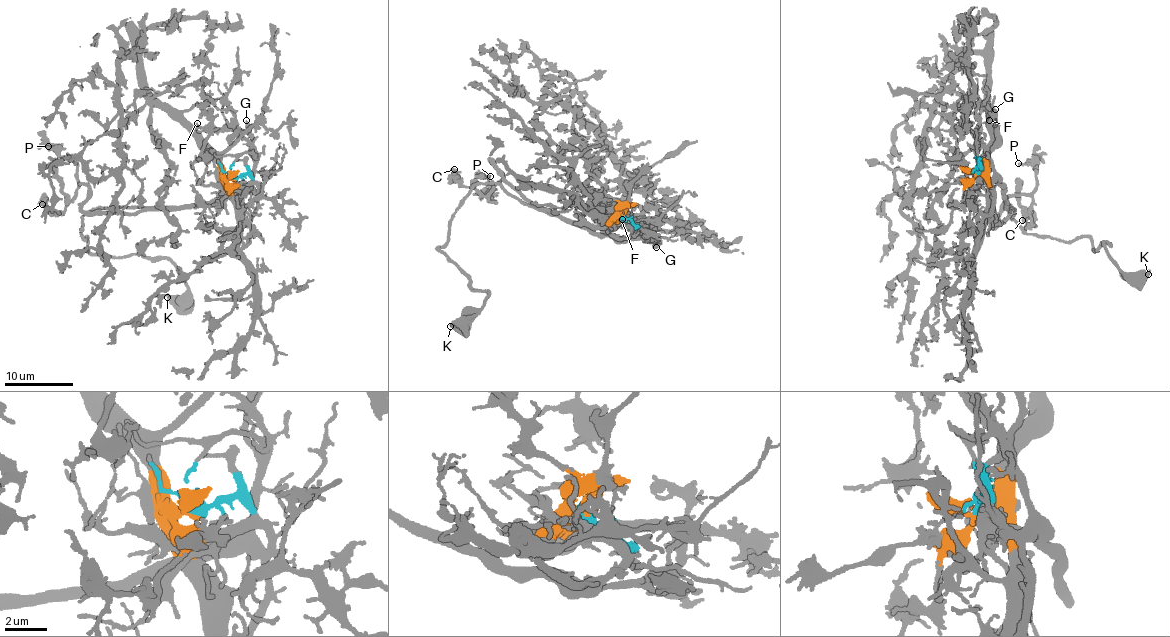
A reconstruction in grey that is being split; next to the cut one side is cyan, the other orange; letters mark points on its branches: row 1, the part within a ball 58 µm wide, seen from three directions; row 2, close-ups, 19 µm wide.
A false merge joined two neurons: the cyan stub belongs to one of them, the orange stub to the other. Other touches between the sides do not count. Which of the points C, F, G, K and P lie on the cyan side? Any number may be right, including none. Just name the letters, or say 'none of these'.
C, F, G, K, P

